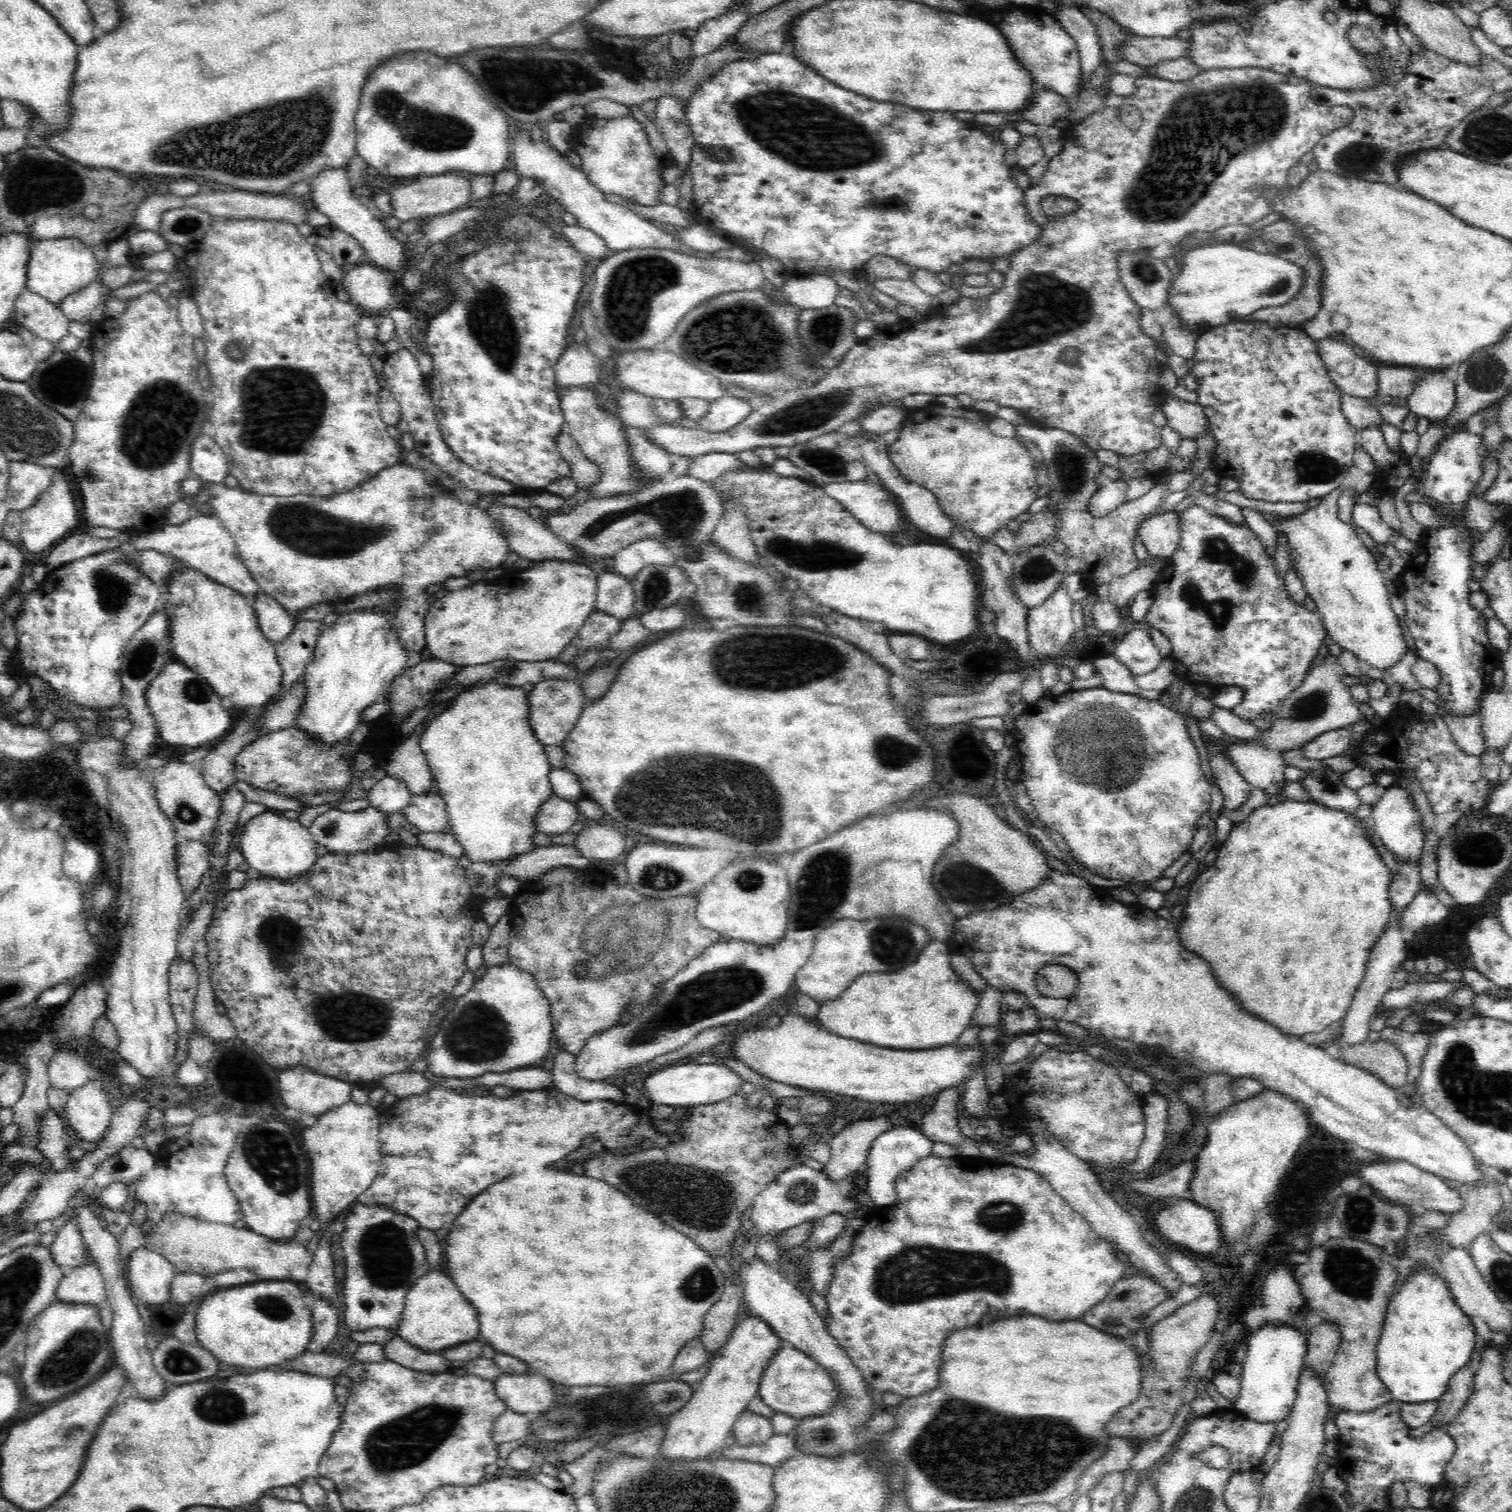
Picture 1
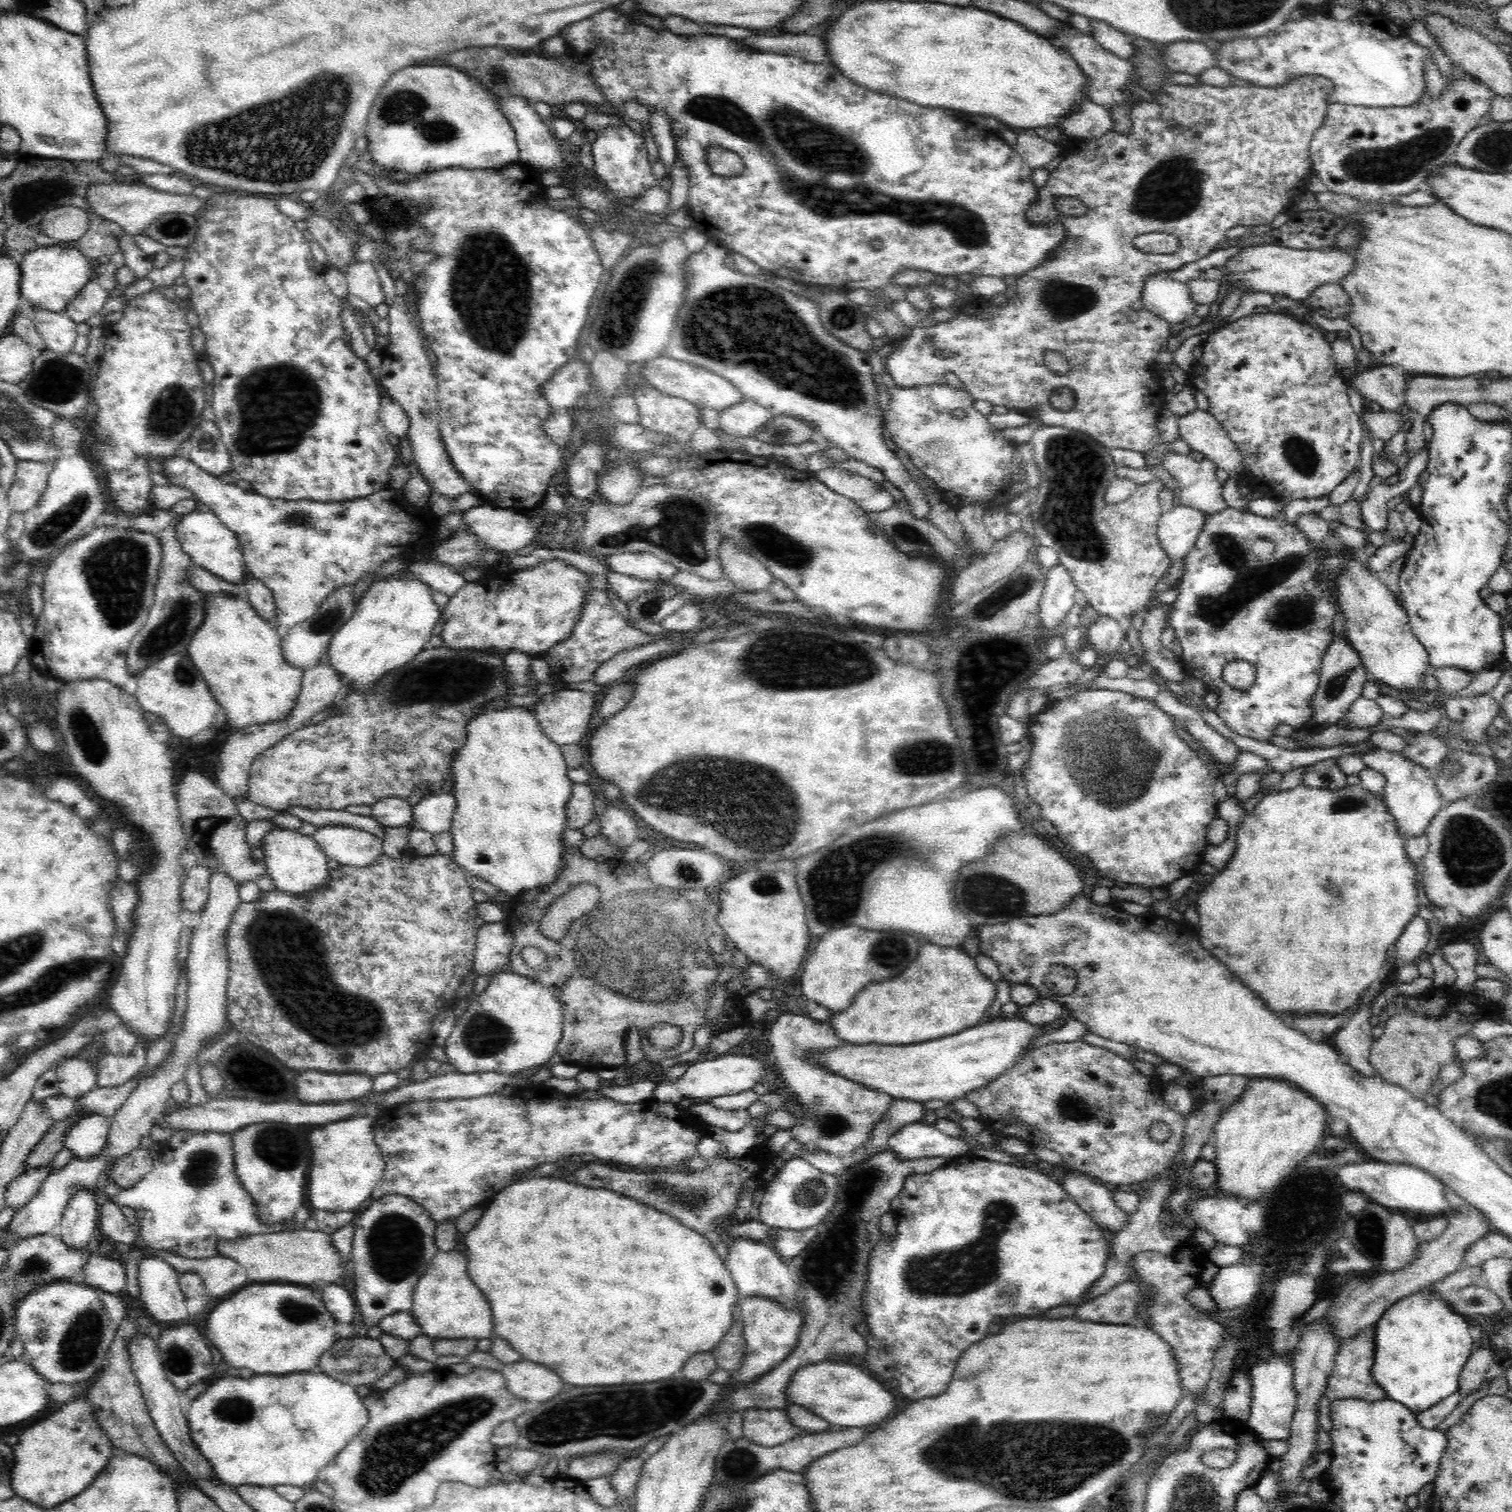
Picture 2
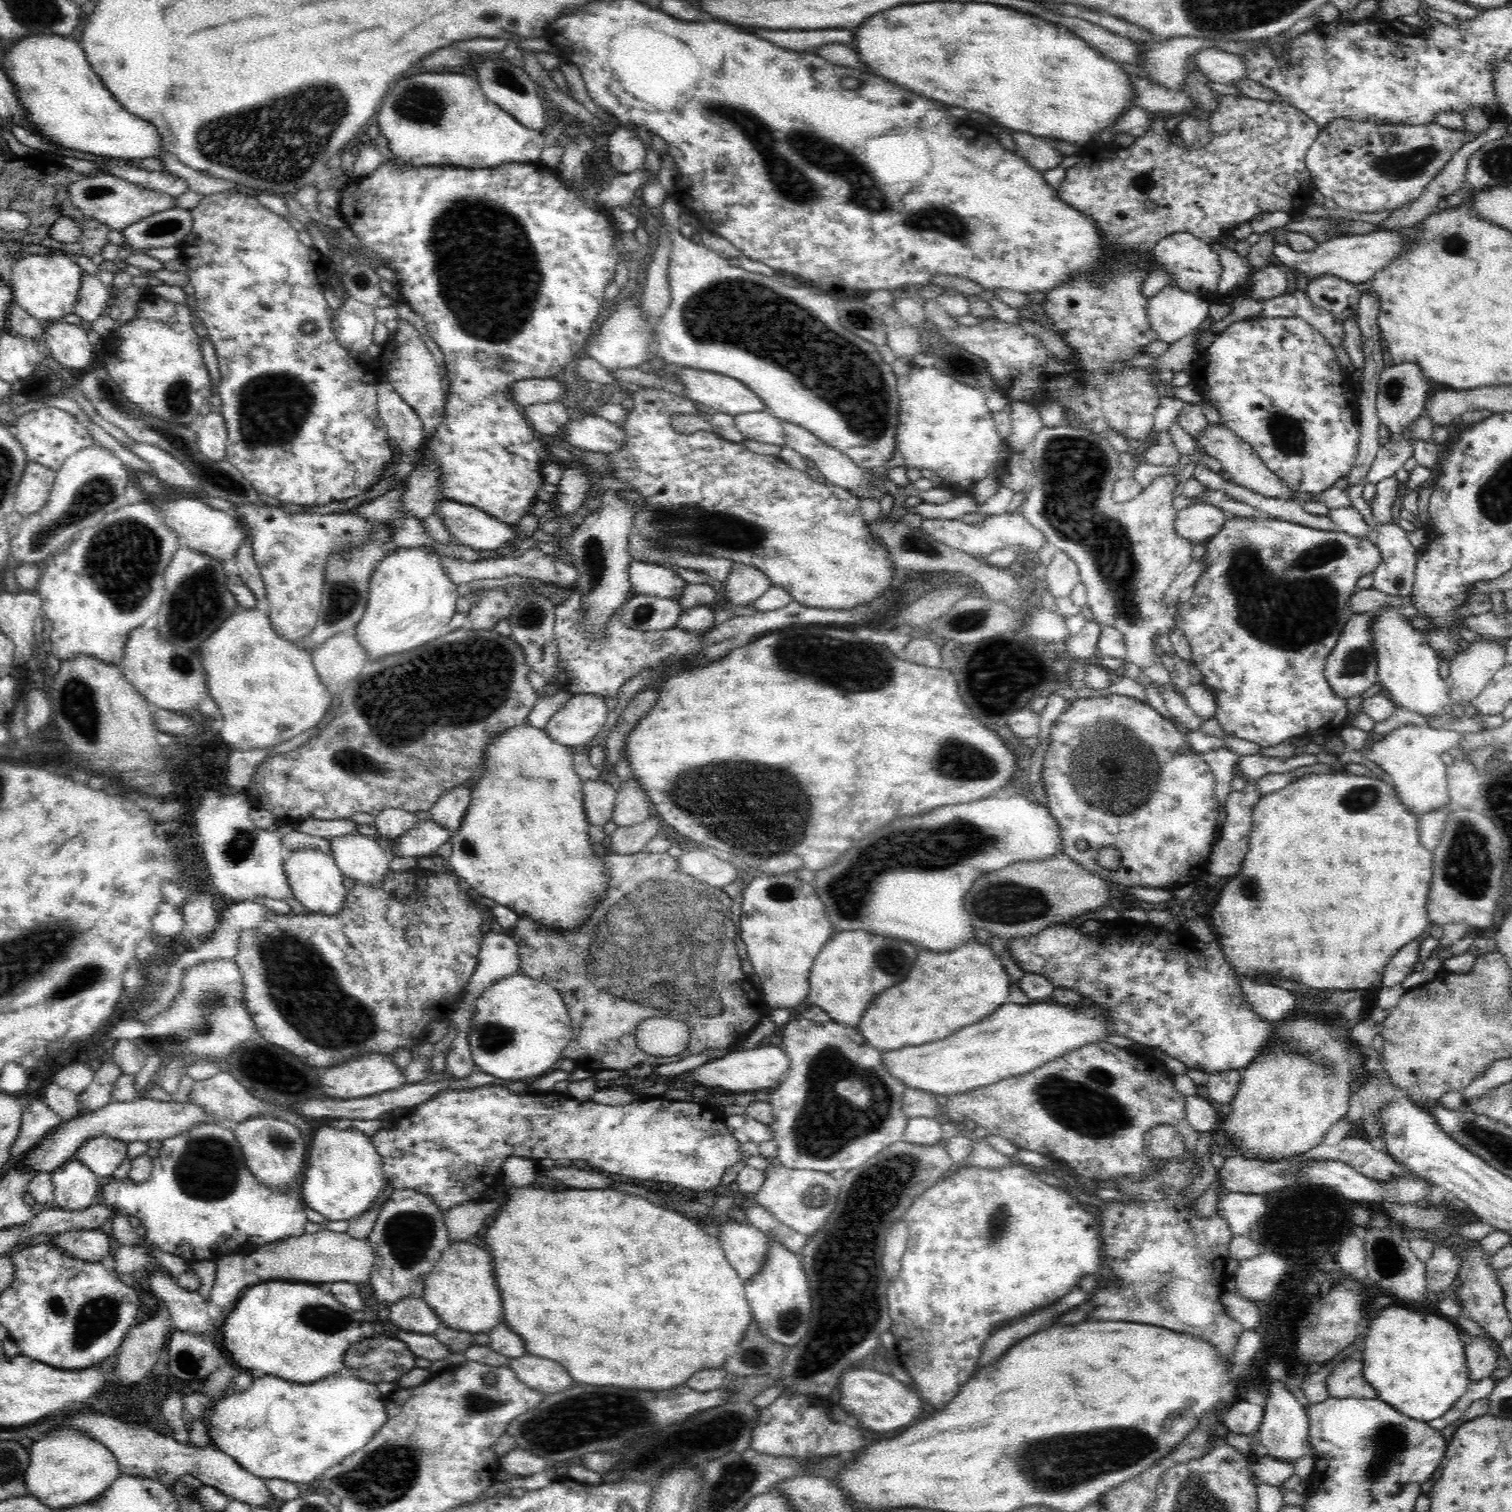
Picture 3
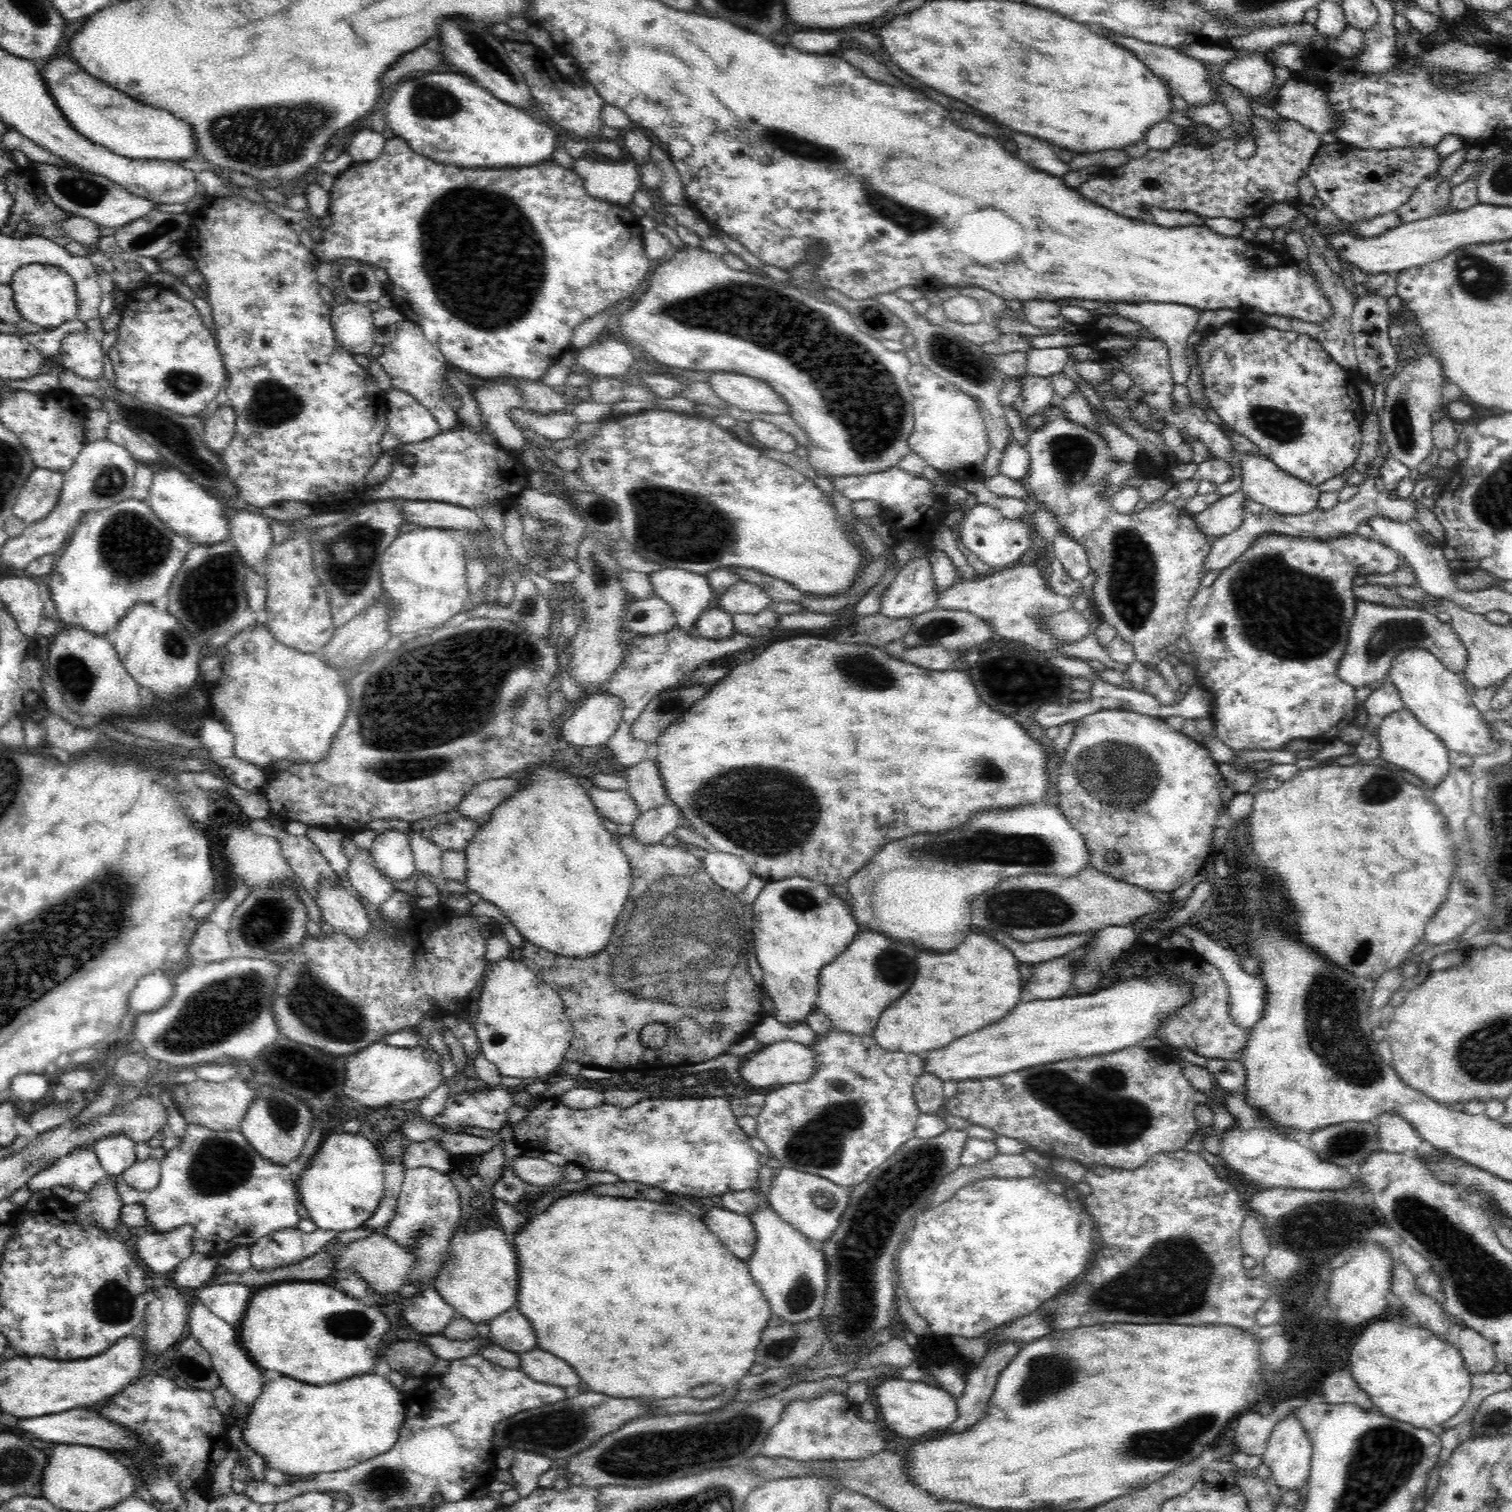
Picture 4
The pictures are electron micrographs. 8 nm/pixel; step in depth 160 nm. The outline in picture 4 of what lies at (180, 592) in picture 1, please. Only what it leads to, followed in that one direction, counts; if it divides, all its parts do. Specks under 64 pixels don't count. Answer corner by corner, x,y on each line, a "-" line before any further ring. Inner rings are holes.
263,624
255,629
246,627
226,642
222,667
226,682
212,686
209,699
211,708
224,713
230,721
230,730
234,733
234,756
263,769
294,762
316,764
328,754
330,744
350,710
350,691
338,670
326,665
320,653
304,653
278,642

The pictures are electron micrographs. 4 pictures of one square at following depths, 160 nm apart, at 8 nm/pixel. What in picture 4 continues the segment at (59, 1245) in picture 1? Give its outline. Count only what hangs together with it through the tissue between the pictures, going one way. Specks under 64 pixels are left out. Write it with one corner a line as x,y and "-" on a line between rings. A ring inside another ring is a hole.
84,1145
68,1152
48,1168
36,1173
25,1186
31,1192
48,1190
54,1186
68,1186
85,1194
106,1175
92,1145

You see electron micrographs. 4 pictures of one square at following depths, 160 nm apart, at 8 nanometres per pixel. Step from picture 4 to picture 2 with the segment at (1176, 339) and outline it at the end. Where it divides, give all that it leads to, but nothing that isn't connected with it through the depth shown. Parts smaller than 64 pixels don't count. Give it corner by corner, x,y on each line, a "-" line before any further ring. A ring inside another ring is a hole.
1163,271
1152,272
1144,280
1142,301
1151,314
1167,320
1170,325
1182,324
1195,316
1198,303
1202,302
1194,303
1190,287
1166,278

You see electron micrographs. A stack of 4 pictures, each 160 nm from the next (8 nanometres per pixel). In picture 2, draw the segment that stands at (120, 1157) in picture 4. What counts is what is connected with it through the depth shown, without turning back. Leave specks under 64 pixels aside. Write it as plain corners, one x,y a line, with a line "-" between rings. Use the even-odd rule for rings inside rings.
101,1114
78,1116
68,1128
64,1146
72,1151
73,1158
94,1158
104,1152
108,1142
110,1118

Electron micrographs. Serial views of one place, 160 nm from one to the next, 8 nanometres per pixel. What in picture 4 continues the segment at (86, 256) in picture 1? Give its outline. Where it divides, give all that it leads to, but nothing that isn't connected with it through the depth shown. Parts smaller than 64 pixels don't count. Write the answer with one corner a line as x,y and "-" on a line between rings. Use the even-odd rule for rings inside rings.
36,263
22,266
14,273
10,285
16,308
23,320
30,320
42,329
56,329
77,318
79,300
74,279
57,266

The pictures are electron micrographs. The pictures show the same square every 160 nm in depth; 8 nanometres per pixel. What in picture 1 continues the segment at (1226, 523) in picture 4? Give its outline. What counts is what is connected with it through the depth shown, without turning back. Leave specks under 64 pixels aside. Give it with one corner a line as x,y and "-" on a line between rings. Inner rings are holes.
1174,509
1150,516
1140,524
1137,538
1152,556
1168,560
1180,542
1180,512

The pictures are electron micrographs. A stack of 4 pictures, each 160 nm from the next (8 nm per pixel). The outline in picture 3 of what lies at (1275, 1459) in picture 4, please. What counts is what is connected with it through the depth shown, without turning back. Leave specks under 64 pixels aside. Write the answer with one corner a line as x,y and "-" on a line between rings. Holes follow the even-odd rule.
1268,1380
1265,1392
1268,1398
1265,1405
1265,1418
1258,1430
1258,1441
1267,1450
1268,1456
1280,1462
1298,1462
1302,1456
1310,1454
1312,1448
1305,1405
1298,1403
1296,1397
1286,1389
1286,1385
1278,1380

